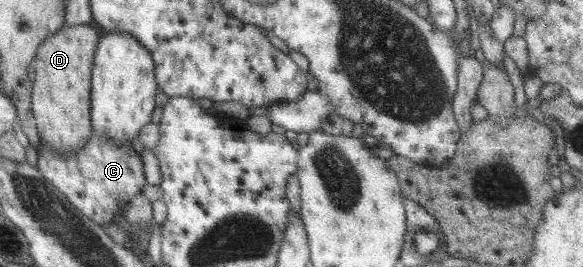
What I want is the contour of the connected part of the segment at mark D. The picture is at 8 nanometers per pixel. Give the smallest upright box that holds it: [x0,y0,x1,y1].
[30,24,100,154]

